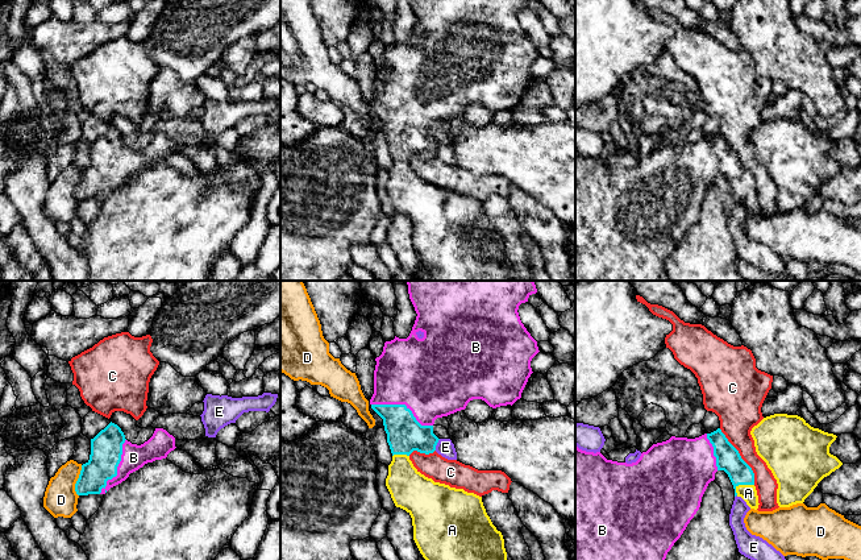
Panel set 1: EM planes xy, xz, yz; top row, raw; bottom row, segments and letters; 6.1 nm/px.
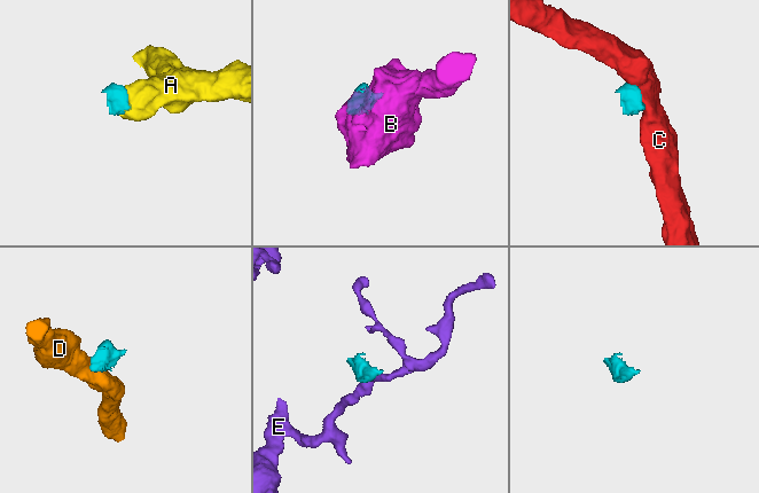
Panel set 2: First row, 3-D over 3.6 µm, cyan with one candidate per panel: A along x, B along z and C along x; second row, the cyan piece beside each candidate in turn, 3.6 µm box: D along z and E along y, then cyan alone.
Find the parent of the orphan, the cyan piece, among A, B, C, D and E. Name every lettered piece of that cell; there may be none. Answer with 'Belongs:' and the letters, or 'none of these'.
Belongs: A, B

